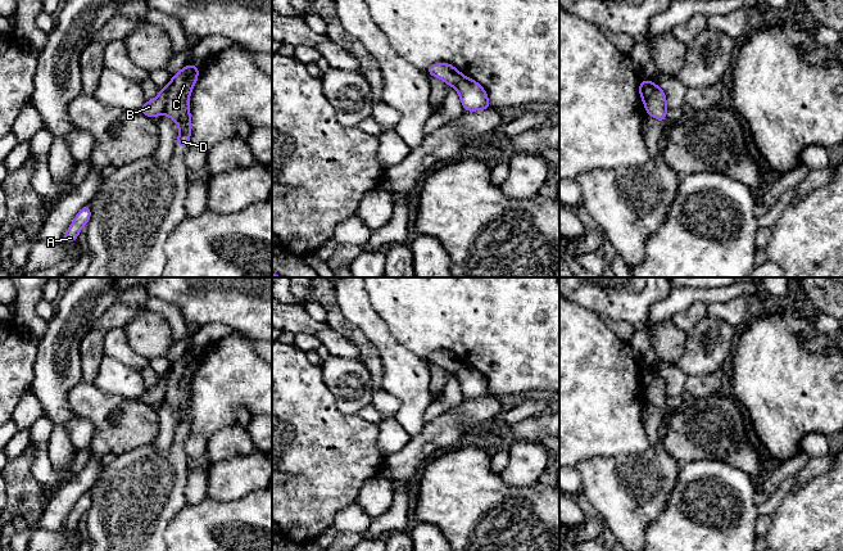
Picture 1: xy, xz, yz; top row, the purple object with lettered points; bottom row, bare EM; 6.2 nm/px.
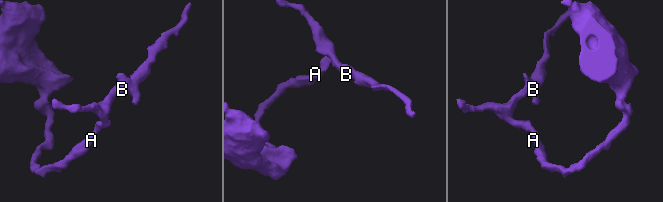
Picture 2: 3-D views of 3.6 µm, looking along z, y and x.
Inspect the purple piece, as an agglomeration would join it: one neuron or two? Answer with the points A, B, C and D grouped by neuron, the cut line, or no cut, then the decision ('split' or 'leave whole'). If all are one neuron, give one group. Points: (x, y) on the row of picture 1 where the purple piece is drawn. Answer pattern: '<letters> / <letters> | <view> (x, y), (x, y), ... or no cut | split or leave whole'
A B / C D | xy (170, 85), (163, 113) | split

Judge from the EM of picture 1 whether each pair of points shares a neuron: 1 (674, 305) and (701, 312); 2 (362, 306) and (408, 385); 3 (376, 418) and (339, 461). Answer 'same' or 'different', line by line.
1: different
2: same
3: different

